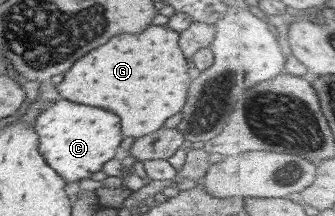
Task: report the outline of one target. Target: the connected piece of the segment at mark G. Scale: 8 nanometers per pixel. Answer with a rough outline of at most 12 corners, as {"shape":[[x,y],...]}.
{"shape":[[151,25],[75,61],[55,89],[157,131],[189,83],[177,33]]}

